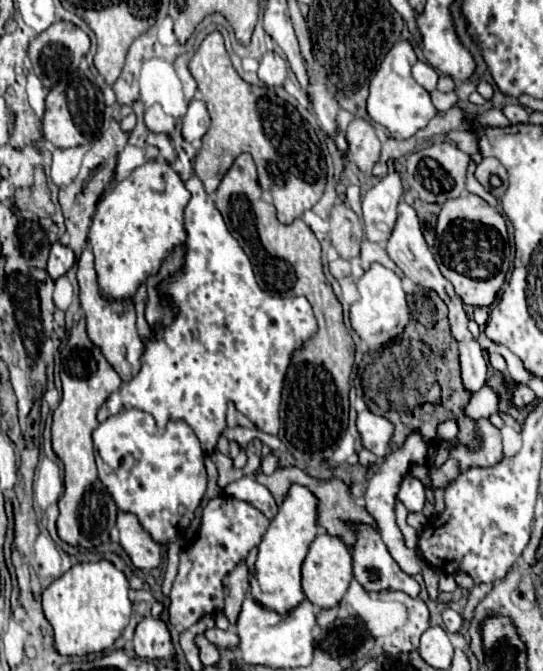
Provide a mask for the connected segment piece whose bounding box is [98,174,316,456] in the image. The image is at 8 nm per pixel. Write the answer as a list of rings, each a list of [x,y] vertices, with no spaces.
[[[192,174],[192,176],[184,182],[184,186],[188,188],[188,192],[190,192],[190,196],[192,196],[190,202],[188,202],[188,206],[186,206],[186,214],[184,214],[184,224],[186,224],[186,232],[188,232],[188,240],[186,240],[186,248],[188,248],[188,250],[186,250],[186,266],[182,268],[182,274],[180,274],[180,276],[176,276],[176,278],[166,278],[166,280],[162,282],[162,286],[160,286],[170,298],[174,298],[176,308],[178,308],[178,316],[176,316],[176,320],[174,320],[168,328],[162,328],[162,330],[156,334],[156,340],[154,340],[154,342],[148,342],[148,344],[146,344],[146,352],[144,352],[144,356],[142,356],[142,368],[140,368],[140,372],[138,372],[130,382],[122,384],[120,390],[114,392],[114,394],[102,404],[102,408],[100,408],[100,412],[98,412],[98,420],[104,422],[108,416],[114,416],[114,414],[118,414],[118,412],[132,410],[132,408],[138,408],[138,410],[142,410],[142,412],[152,414],[152,416],[156,418],[156,424],[158,424],[158,426],[164,426],[164,424],[170,422],[170,420],[186,420],[188,426],[196,432],[196,436],[198,436],[198,440],[200,440],[200,444],[202,444],[202,452],[204,452],[206,456],[210,456],[210,454],[214,452],[214,448],[216,448],[216,442],[218,442],[218,438],[220,438],[220,432],[226,428],[226,404],[228,404],[228,402],[234,402],[234,406],[236,406],[236,408],[238,408],[238,410],[258,428],[258,430],[268,432],[268,434],[278,434],[278,426],[280,426],[280,416],[278,416],[278,412],[280,412],[280,396],[282,396],[284,376],[286,376],[286,370],[288,370],[292,352],[294,352],[296,348],[304,346],[304,342],[310,340],[310,338],[316,334],[316,318],[314,318],[314,312],[312,312],[310,302],[308,302],[304,296],[272,298],[272,296],[268,296],[266,292],[262,292],[262,290],[258,288],[258,284],[256,284],[256,278],[254,278],[252,264],[250,264],[248,256],[244,254],[244,250],[240,248],[240,244],[234,240],[234,236],[228,232],[228,228],[226,228],[226,224],[224,224],[224,220],[222,220],[222,216],[220,216],[220,212],[218,212],[216,206],[214,206],[214,200],[210,198],[210,194],[206,194],[206,190],[204,190],[200,178]]]

